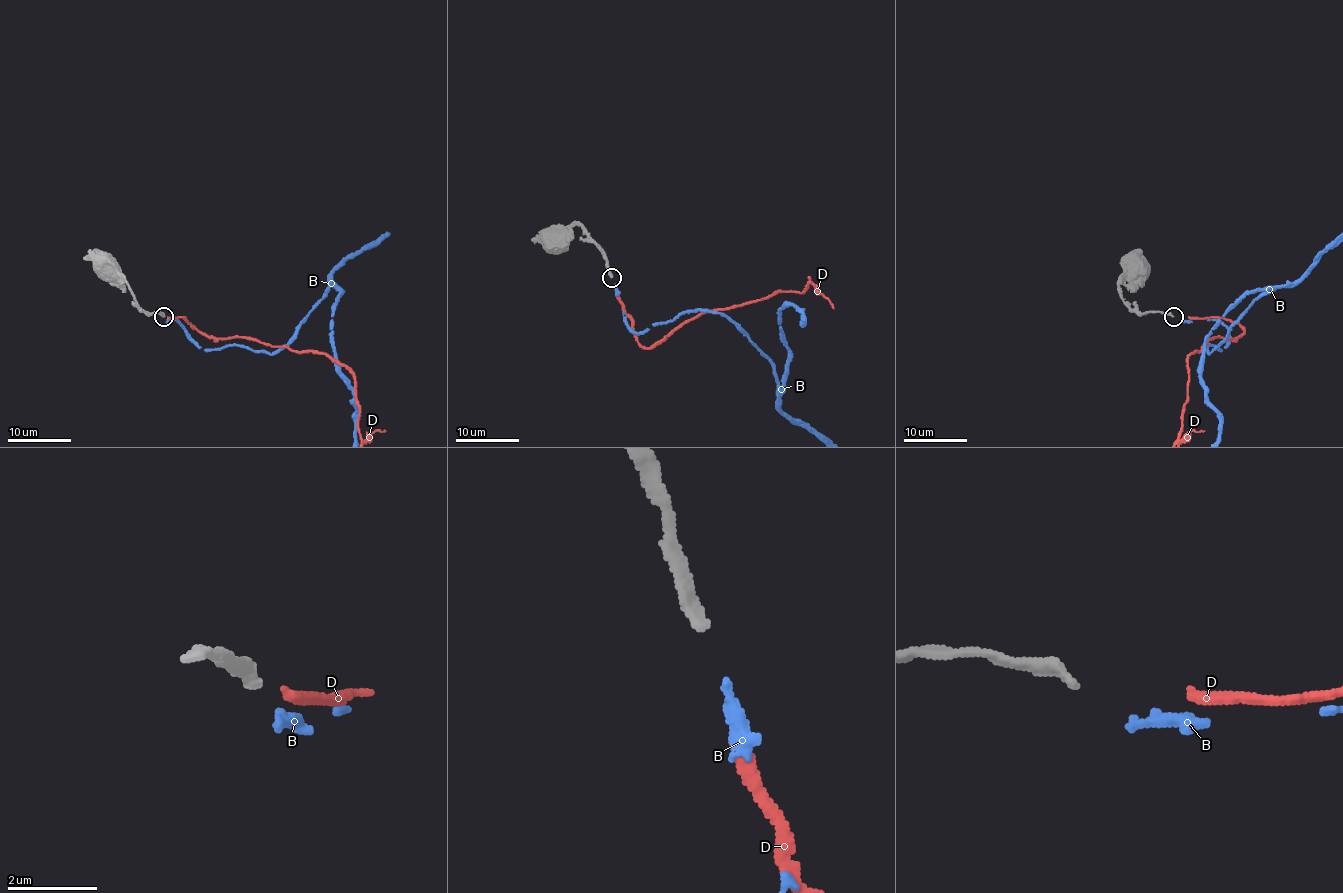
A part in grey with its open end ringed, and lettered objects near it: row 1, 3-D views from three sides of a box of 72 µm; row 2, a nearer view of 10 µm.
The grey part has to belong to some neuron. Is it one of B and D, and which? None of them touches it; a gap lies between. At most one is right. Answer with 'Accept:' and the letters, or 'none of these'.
Accept: none of these

